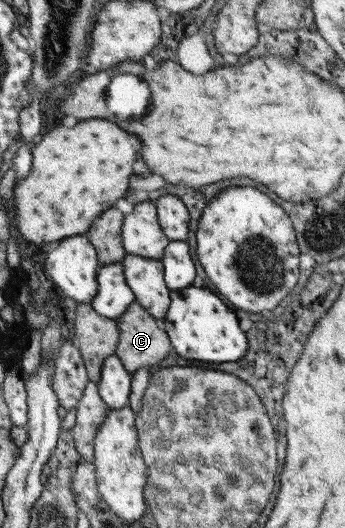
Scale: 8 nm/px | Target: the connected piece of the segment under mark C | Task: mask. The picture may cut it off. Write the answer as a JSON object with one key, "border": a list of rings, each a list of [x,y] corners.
{"border":[[[133,302],[123,316],[115,318],[115,323],[119,327],[120,335],[120,344],[115,349],[115,354],[121,359],[123,367],[132,374],[137,372],[139,368],[159,364],[173,350],[167,331],[159,328],[157,319],[137,302]]]}

